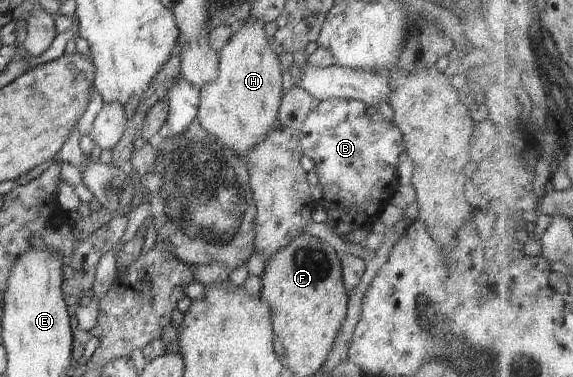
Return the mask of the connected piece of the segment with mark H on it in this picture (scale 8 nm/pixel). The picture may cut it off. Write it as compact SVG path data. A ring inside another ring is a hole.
M245 21L238 28L233 28L233 34L218 52L217 78L200 88L197 122L212 137L232 148L243 159L246 158L246 152L268 133L277 120L281 97L284 95L279 57L273 52L269 39L265 37L264 24L263 21Z

